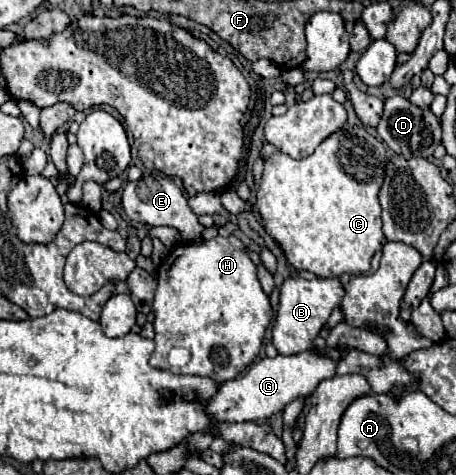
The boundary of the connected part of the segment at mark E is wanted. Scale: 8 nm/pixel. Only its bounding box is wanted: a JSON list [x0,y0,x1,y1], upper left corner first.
[121,173,203,241]

